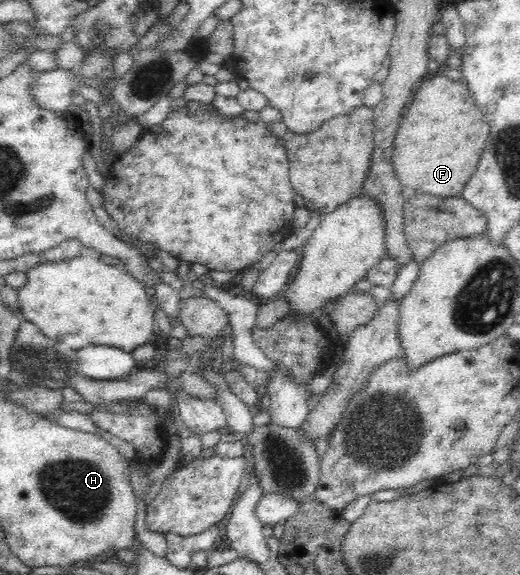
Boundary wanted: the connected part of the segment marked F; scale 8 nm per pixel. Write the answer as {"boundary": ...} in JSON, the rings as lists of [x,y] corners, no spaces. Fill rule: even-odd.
{"boundary":[[[432,72],[417,86],[401,118],[401,127],[394,139],[392,163],[394,175],[402,187],[412,187],[419,194],[439,197],[459,196],[463,185],[475,173],[479,155],[489,133],[489,123],[481,119],[469,88],[444,74]]]}

